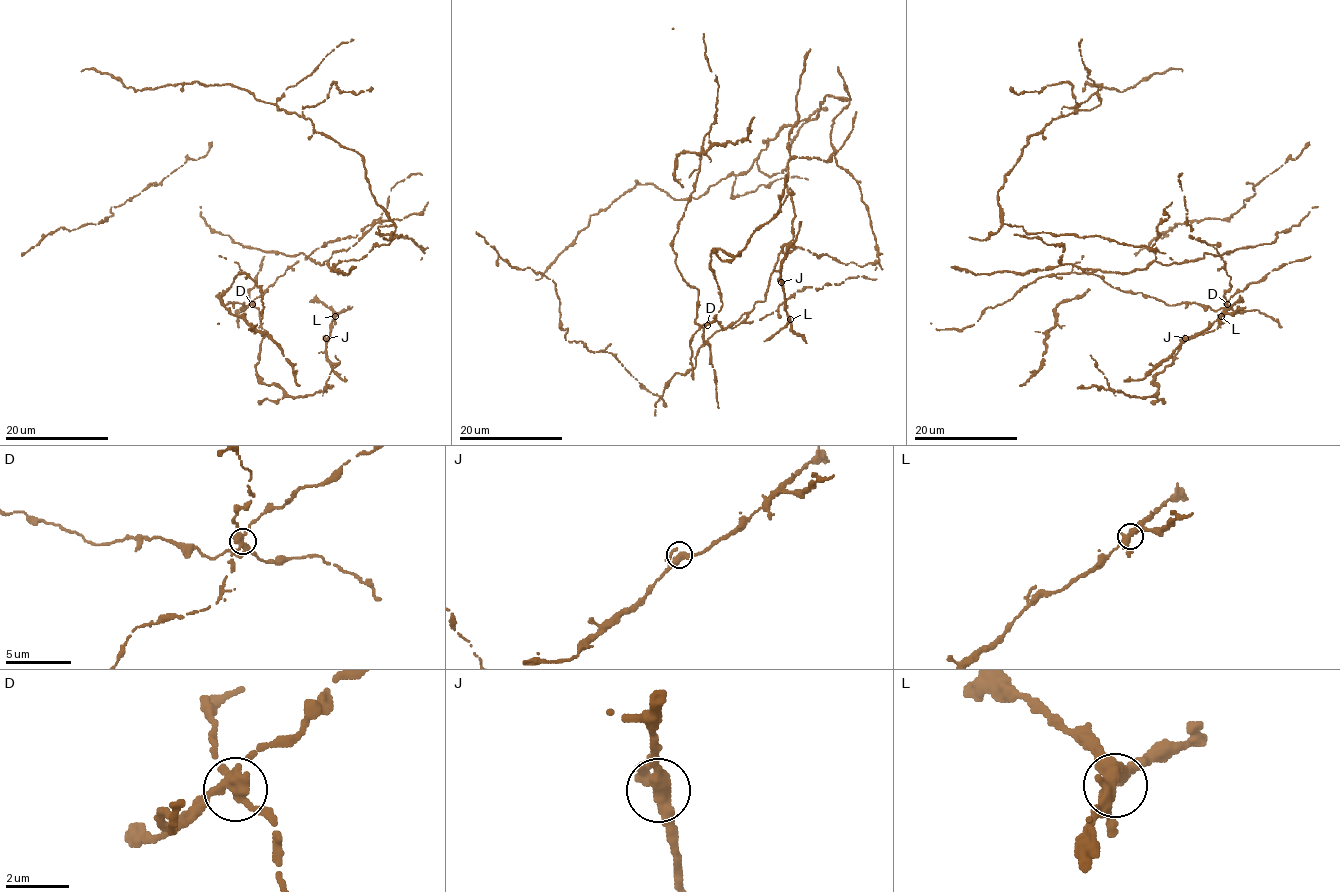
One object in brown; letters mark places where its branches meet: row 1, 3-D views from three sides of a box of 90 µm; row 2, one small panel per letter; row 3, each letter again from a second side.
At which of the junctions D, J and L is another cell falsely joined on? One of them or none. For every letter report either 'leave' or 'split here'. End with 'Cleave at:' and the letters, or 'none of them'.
D: split here
J: leave
L: leave
Cleave at: D

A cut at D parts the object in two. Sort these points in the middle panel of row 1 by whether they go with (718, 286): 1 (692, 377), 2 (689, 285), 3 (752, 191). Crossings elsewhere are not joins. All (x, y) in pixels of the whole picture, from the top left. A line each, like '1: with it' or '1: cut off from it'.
1: cut off from it
2: cut off from it
3: cut off from it

